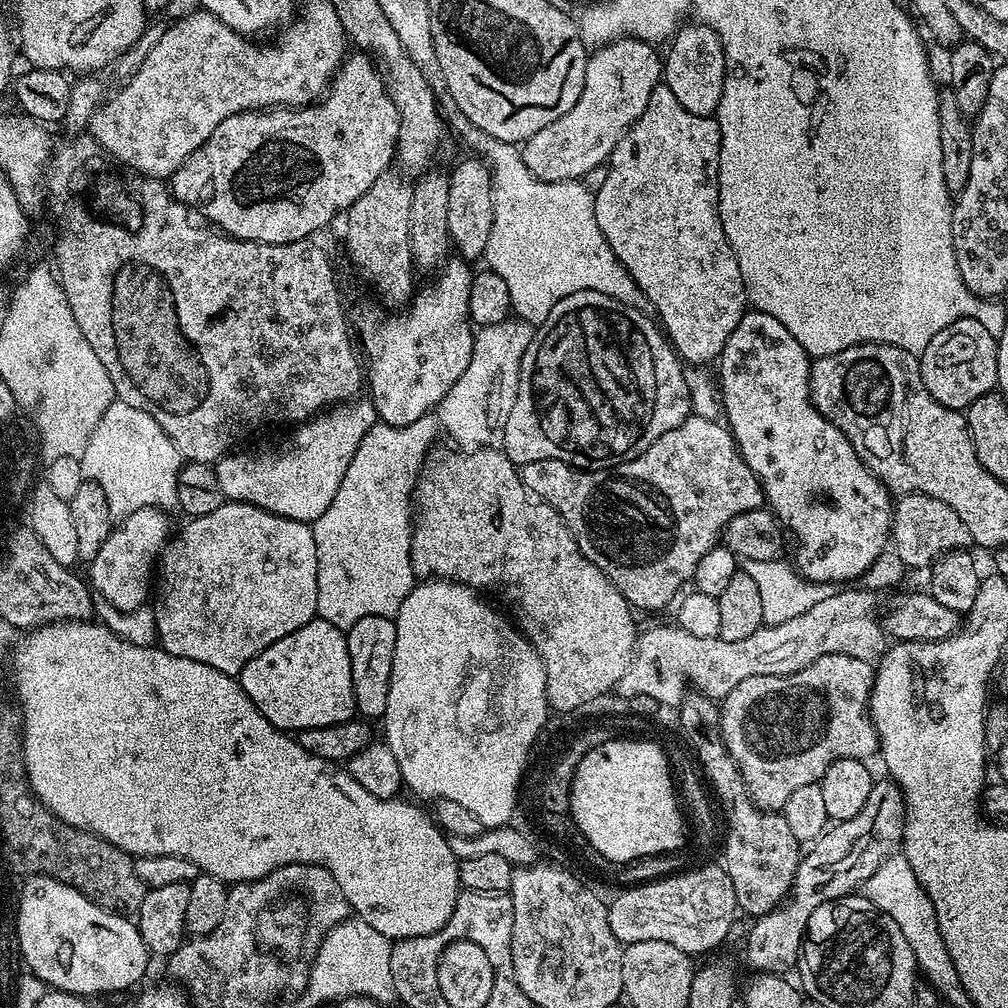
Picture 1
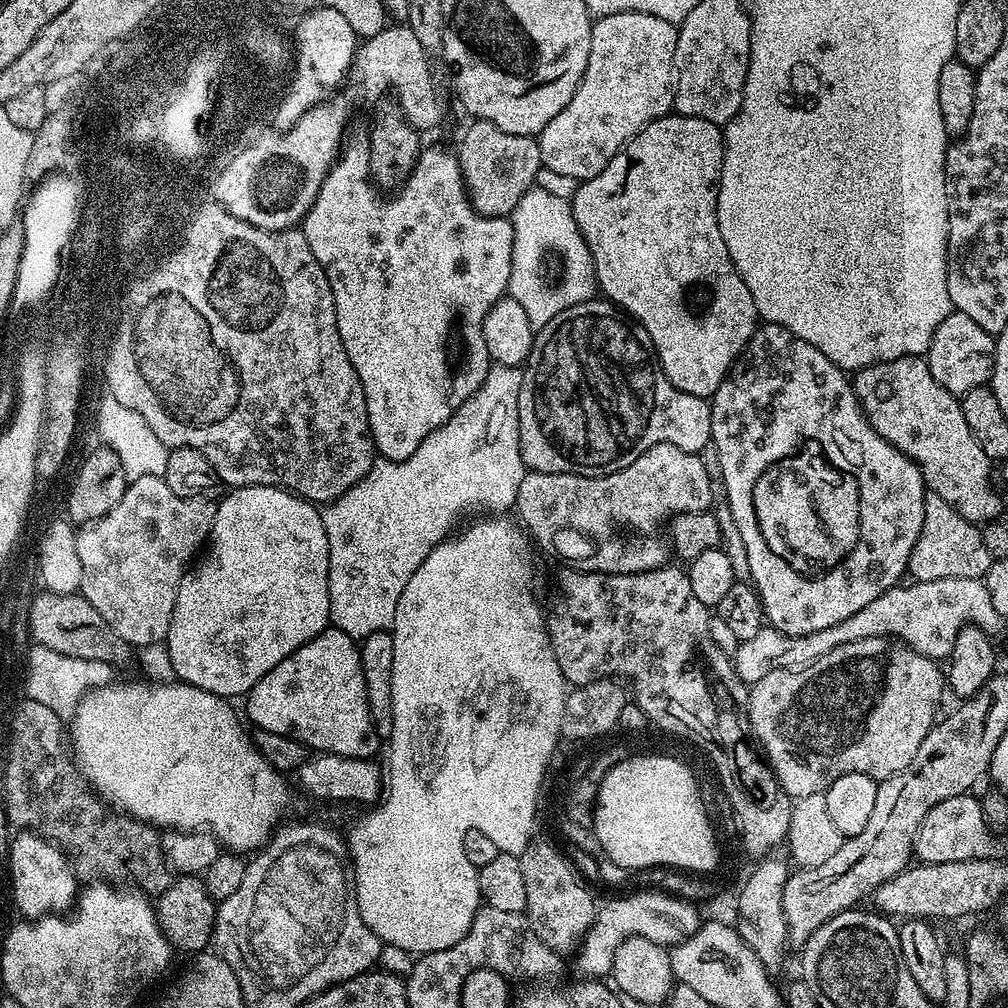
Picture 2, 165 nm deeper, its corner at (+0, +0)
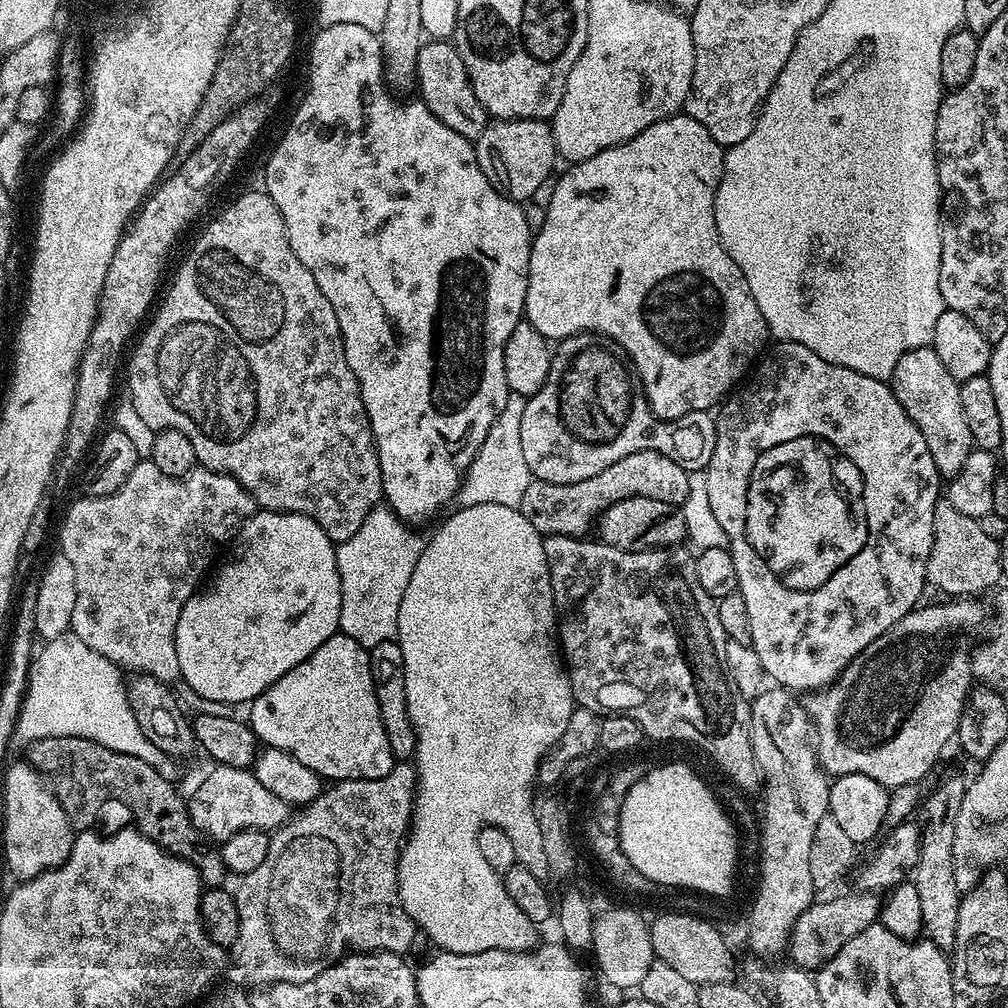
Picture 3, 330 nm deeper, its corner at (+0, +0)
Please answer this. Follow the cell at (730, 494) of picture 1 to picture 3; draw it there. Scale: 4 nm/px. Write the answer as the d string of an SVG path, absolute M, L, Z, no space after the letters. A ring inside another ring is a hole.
M642 450L638 454L626 454L626 458L614 462L614 466L606 466L602 474L594 474L594 478L582 478L582 482L555 484L545 480L532 479L526 486L526 494L522 494L520 513L538 530L541 536L578 536L583 537L588 527L597 523L597 517L608 507L626 498L642 495L644 498L661 499L662 502L680 506L687 498L689 489L688 471L674 458L666 458L666 454L658 454L654 450Z

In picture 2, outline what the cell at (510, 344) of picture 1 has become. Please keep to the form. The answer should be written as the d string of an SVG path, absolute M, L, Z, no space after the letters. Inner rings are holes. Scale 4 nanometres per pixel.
M492 364L484 379L484 385L442 427L431 432L420 443L418 450L414 450L414 454L410 454L410 458L405 460L377 459L373 463L372 469L358 483L350 486L350 490L346 490L346 494L342 494L323 509L322 515L326 526L326 542L328 543L328 593L330 594L331 627L342 630L351 640L357 642L375 632L389 631L394 622L398 598L402 598L402 590L406 590L406 582L410 582L414 570L418 570L418 566L422 566L422 562L426 562L430 550L435 548L437 544L441 544L449 533L457 527L457 525L455 526L456 519L467 508L472 508L475 504L485 504L486 507L493 508L496 511L493 513L496 514L507 513L504 512L507 508L508 511L515 509L518 486L522 486L522 478L526 471L524 459L520 453L520 431L518 430L518 394L522 390L523 381L524 373L520 368Z

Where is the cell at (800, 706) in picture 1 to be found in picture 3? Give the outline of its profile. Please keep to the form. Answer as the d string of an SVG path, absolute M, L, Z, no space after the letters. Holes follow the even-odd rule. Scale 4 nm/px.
M948 598L943 602L945 604L926 605L927 603L925 603L915 610L907 612L898 622L894 622L894 626L890 626L890 630L886 630L886 634L874 638L874 642L870 642L870 646L866 646L866 650L859 652L848 663L846 670L842 670L840 677L823 689L824 700L818 701L814 706L811 705L810 712L814 717L814 728L818 733L818 755L821 765L829 777L866 774L870 778L874 778L874 782L878 782L883 788L889 790L901 788L907 784L919 785L920 779L935 766L936 759L943 754L944 747L950 742L953 743L959 730L959 720L962 718L968 702L969 693L974 688L974 660L970 652L968 656L968 640L964 635L971 628L976 628L983 622L984 612L980 609L979 603L981 601L976 598Z

